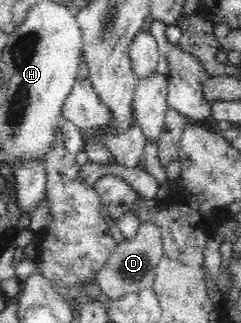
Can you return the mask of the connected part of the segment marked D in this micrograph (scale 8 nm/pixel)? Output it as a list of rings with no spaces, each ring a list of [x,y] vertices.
[[[141,223],[132,241],[124,239],[118,243],[116,251],[108,257],[104,267],[95,275],[101,291],[115,300],[130,292],[139,292],[141,289],[152,288],[155,278],[155,270],[163,257],[163,237],[161,228],[153,223]]]

